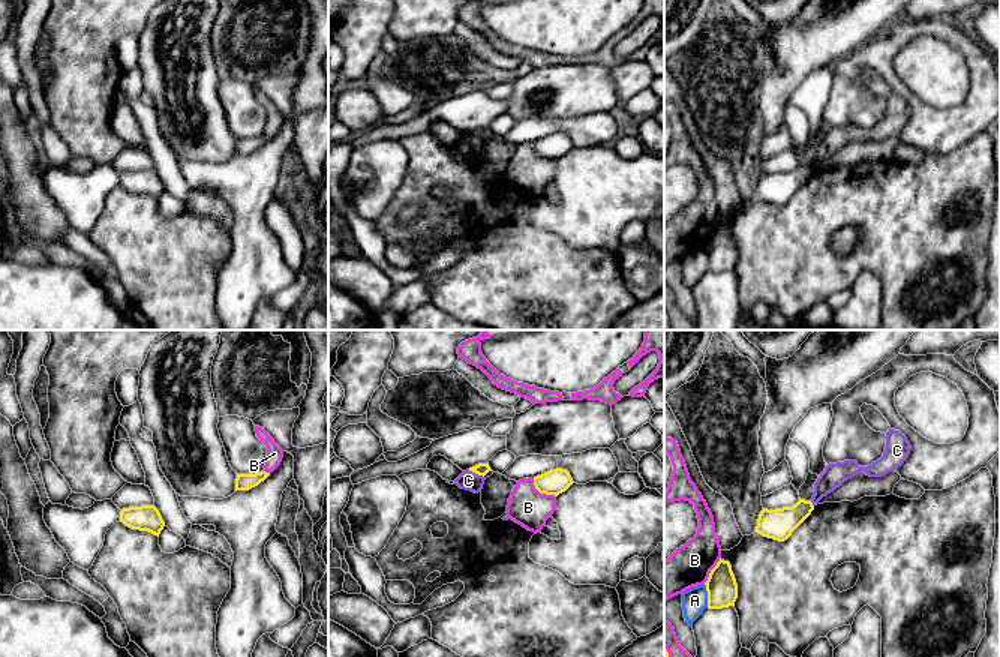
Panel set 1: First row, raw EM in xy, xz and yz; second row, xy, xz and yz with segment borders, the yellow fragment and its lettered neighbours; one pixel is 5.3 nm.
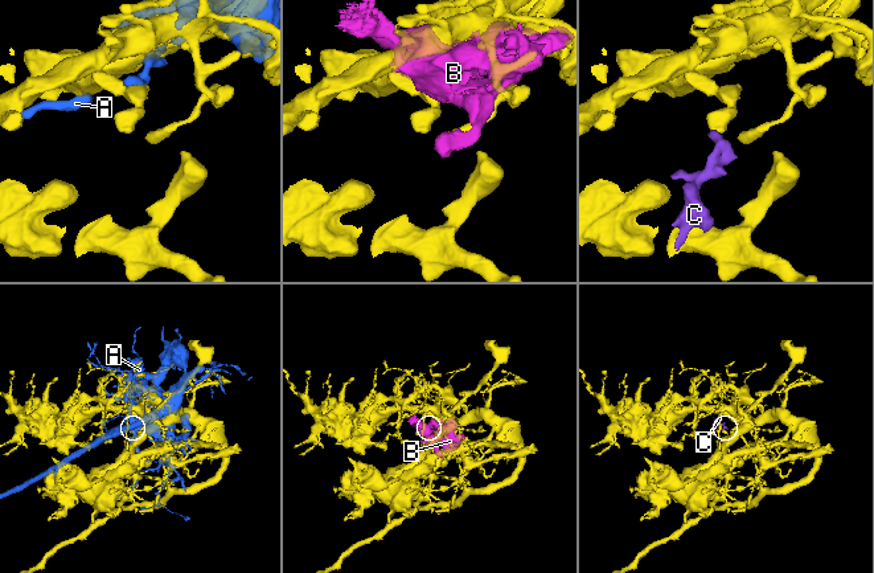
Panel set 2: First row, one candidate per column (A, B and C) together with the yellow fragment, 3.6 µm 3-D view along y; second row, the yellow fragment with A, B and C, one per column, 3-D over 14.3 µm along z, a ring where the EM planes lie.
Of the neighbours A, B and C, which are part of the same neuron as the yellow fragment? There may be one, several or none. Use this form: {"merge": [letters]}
{"merge": []}

